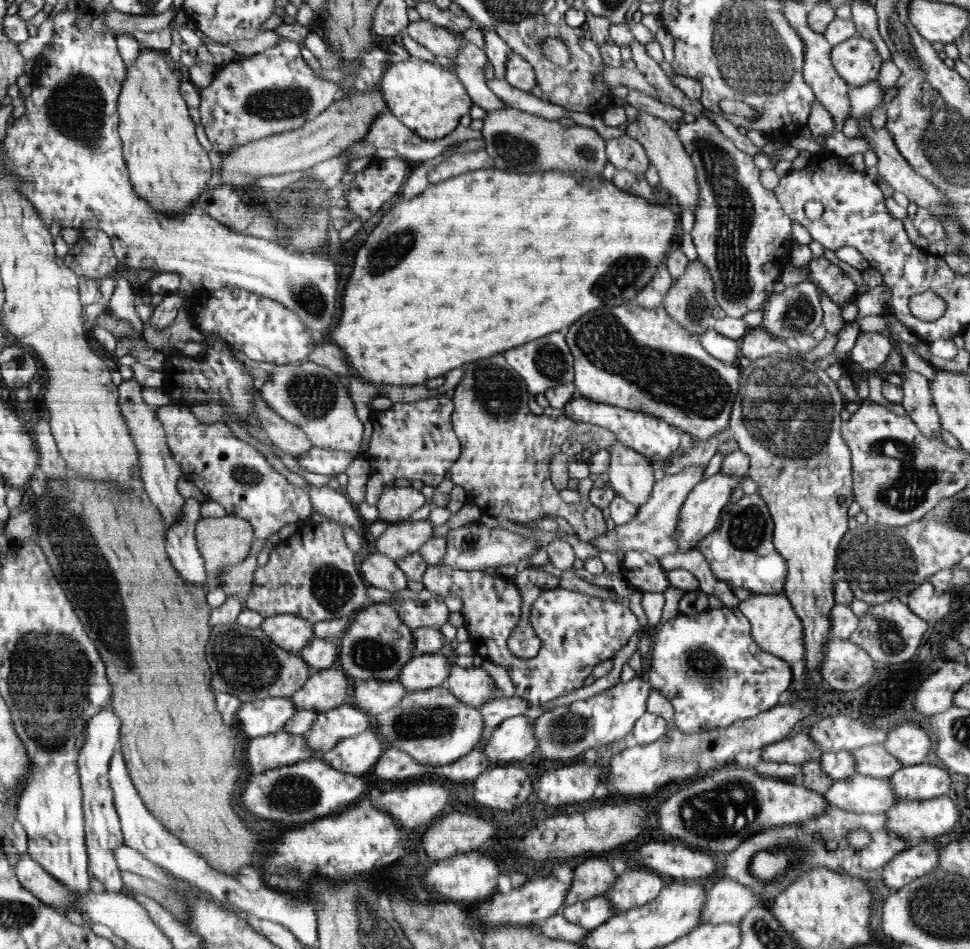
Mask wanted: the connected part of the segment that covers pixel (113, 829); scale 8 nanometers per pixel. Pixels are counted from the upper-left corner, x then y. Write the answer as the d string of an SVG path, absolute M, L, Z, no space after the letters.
M108 704L89 720L86 740L77 760L81 788L84 792L82 804L85 811L85 842L88 844L89 871L93 872L94 879L102 881L106 892L112 893L125 891L122 872L114 857L114 849L125 842L121 822L114 806L114 793L108 780L110 760L119 741L118 732L120 732L120 718L112 712L112 706Z

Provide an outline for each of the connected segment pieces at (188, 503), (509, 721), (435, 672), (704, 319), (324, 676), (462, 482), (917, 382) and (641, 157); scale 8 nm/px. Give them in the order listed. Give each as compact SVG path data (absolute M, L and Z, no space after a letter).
M186 499L183 507L183 516L173 523L173 526L166 532L166 552L172 558L172 565L180 573L186 583L196 583L206 586L205 561L201 558L201 552L197 548L197 523L201 520L201 503Z
M524 714L506 718L492 733L488 742L482 743L482 747L482 754L493 766L526 758L538 748L538 740L534 736L534 720L530 722Z
M446 650L432 654L415 654L405 664L398 681L406 688L408 694L440 687L448 676L446 659Z
M698 259L689 261L684 274L674 280L663 300L666 313L682 324L688 332L696 333L696 335L701 335L708 329L708 320L716 306L718 306L718 301L715 293L715 281L710 275L710 271L706 269L706 265Z
M327 668L313 671L306 683L289 698L298 711L324 713L344 702L346 690L348 678L345 672L341 668Z
M494 355L490 358L476 362L468 362L464 365L464 378L454 391L452 398L454 403L453 429L461 440L461 456L456 463L450 467L448 478L456 486L461 486L466 493L467 500L471 505L478 506L483 513L491 517L506 518L509 521L524 525L543 517L563 517L572 524L577 536L585 542L591 542L604 533L608 532L601 509L593 506L588 501L567 504L560 500L558 490L550 484L550 460L554 454L560 452L562 442L574 433L587 432L598 441L602 448L614 445L618 438L613 432L605 431L602 427L577 423L566 416L546 418L546 415L532 414L528 408L528 398L534 394L528 394L529 388L526 381L510 366L505 356Z
M904 370L902 372L904 396L902 405L904 410L926 437L940 437L941 424L939 416L932 402L932 393L930 393L930 385L928 378L912 370Z
M628 135L609 140L606 153L610 164L617 170L628 170L638 177L644 177L648 170L648 158L645 149Z

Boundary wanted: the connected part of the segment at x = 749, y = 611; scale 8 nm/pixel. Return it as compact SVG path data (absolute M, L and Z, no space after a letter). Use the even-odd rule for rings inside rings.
M756 594L751 595L745 600L738 602L740 612L748 618L752 626L753 640L757 642L760 648L766 652L778 656L794 666L804 662L806 654L806 645L804 645L803 625L794 612L792 602L782 594Z

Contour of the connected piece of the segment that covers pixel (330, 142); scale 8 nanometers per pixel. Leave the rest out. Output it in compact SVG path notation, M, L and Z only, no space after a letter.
M374 80L371 90L368 86L363 89L356 88L297 130L266 136L254 143L238 147L231 154L223 155L222 182L232 189L242 190L262 176L278 176L297 170L307 171L318 163L338 157L354 142L362 140L362 136L368 134L368 128L374 124L374 118L389 112L388 103L381 93L381 80Z

